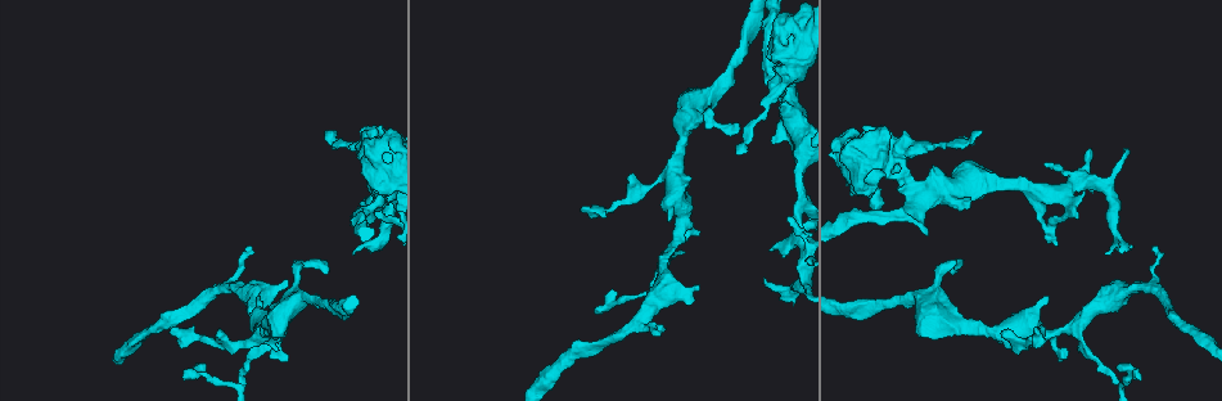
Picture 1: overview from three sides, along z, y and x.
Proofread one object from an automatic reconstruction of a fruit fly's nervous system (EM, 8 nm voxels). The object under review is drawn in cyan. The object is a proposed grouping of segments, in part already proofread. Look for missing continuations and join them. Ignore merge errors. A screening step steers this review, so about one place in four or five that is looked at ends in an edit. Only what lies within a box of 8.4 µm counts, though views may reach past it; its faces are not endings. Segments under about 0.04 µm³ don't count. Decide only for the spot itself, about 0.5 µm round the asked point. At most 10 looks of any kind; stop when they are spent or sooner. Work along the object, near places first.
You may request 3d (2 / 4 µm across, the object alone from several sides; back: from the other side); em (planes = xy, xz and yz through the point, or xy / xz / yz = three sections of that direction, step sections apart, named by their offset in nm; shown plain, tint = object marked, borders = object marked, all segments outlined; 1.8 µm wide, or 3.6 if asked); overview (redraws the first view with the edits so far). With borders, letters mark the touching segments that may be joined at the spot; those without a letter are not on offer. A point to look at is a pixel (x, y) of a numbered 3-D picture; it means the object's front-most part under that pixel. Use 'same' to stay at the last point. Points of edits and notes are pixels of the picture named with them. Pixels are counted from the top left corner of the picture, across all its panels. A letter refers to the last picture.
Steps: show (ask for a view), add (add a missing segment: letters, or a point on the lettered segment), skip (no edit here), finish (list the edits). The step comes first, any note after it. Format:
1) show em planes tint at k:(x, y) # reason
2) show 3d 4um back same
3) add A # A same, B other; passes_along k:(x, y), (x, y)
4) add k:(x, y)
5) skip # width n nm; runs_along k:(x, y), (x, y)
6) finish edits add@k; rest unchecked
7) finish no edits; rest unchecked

show em planes borders at 1:(669, 217) # an open end

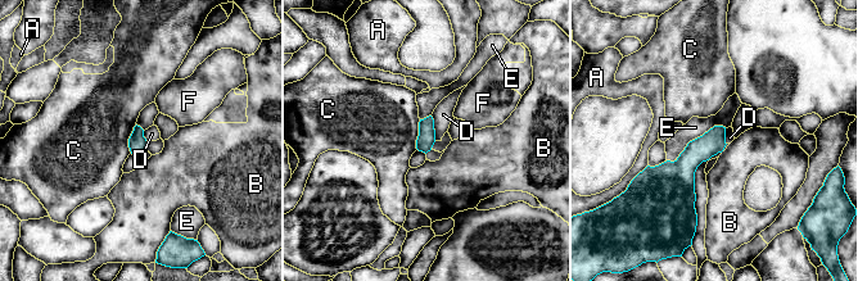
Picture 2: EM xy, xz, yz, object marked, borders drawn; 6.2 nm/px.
skip # A other, B other, C other, D other, E other, F other; none of them fits

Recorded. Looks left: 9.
show em planes tint at 1:(736, 125) # tapers out

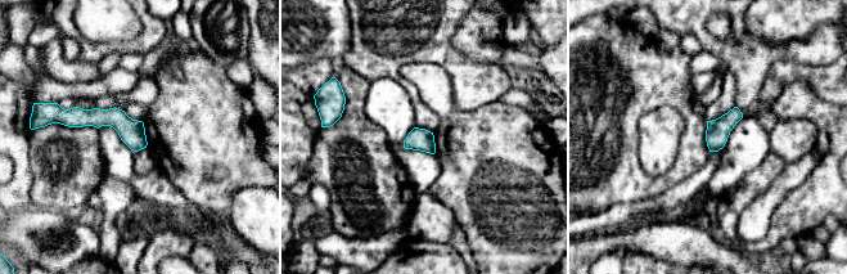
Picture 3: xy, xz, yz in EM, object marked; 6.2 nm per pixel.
show em planes borders same # see the neighbours

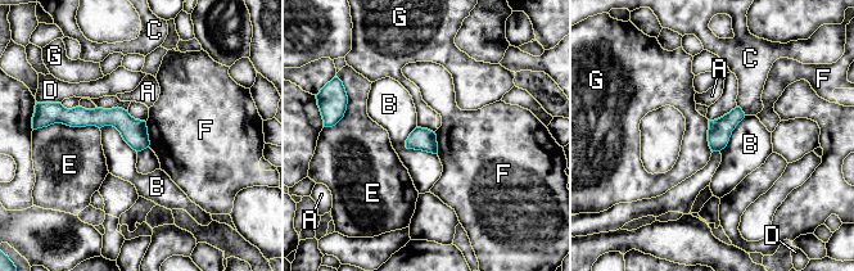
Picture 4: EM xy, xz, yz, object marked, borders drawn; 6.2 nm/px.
skip # A other, B other, C other, D other, E other, F other, G other; border 4:(708, 121), (708, 145), (712, 152); none of them fits

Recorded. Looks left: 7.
show em planes borders at 1:(1046, 165) # branch stops here

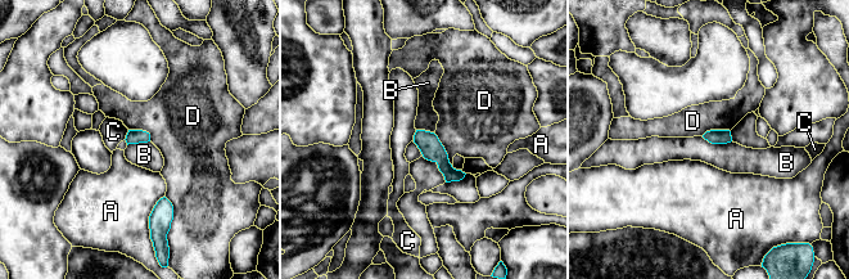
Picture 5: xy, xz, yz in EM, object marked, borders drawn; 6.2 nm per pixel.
skip # A other, B other, C other, D other; no lettered segment goes on from it

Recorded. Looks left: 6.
show 3d 4um at 1:(906, 176) # thin arm on a thick one

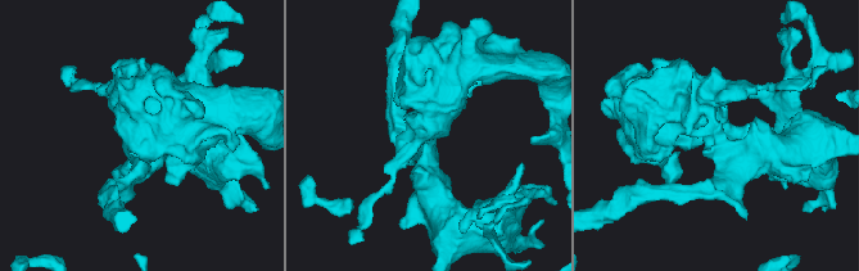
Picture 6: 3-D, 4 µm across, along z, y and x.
show em 3.6um planes borders at 6:(712, 130) # arms 4; need the tissue

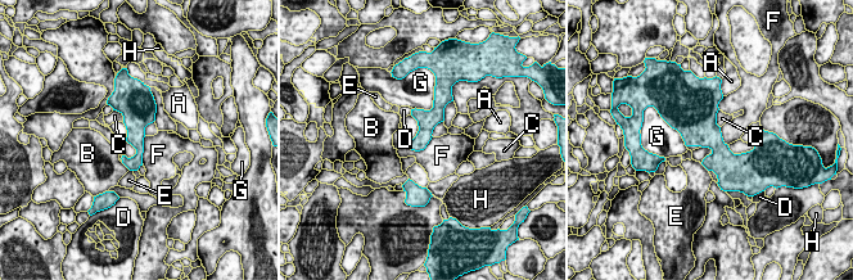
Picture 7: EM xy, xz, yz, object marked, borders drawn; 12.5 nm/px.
skip # A other, B other, C other, D other, E other, F other, G other, H other; border 7:(145, 136), (141, 163); none of them fits

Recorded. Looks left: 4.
finish no edits; rest unchecked

